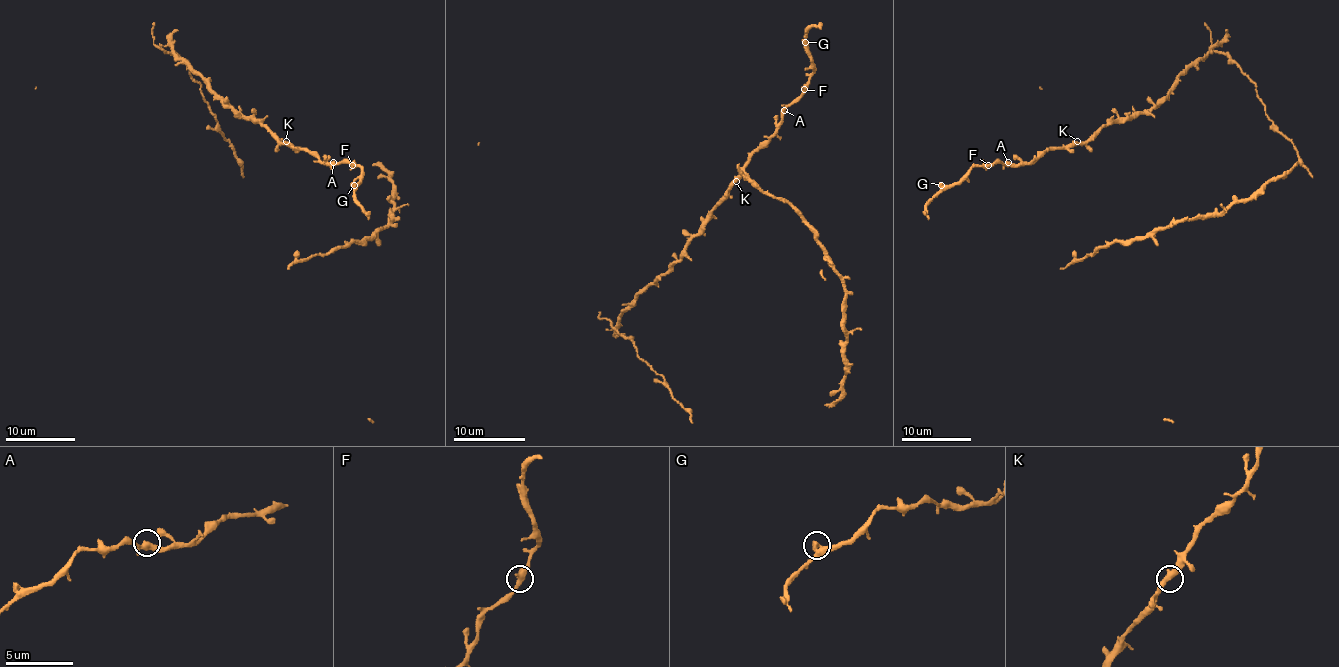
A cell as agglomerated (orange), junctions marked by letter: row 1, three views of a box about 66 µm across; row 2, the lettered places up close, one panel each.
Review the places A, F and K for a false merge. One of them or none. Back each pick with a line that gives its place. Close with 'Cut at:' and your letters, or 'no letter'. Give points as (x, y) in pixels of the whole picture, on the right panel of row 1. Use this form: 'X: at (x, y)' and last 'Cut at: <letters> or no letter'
Cut at: no letter

